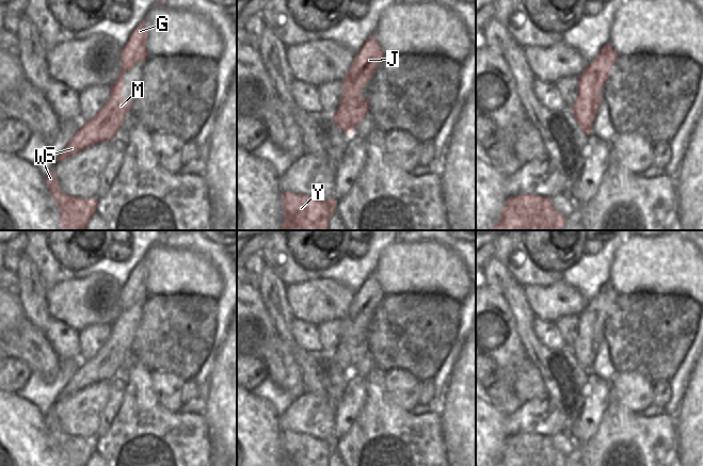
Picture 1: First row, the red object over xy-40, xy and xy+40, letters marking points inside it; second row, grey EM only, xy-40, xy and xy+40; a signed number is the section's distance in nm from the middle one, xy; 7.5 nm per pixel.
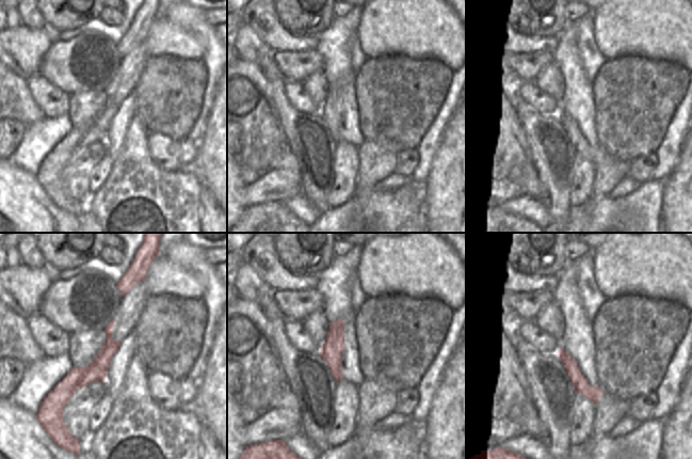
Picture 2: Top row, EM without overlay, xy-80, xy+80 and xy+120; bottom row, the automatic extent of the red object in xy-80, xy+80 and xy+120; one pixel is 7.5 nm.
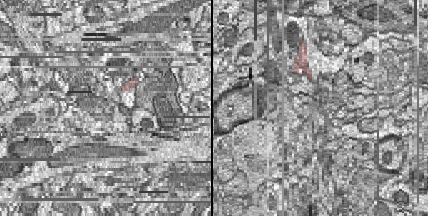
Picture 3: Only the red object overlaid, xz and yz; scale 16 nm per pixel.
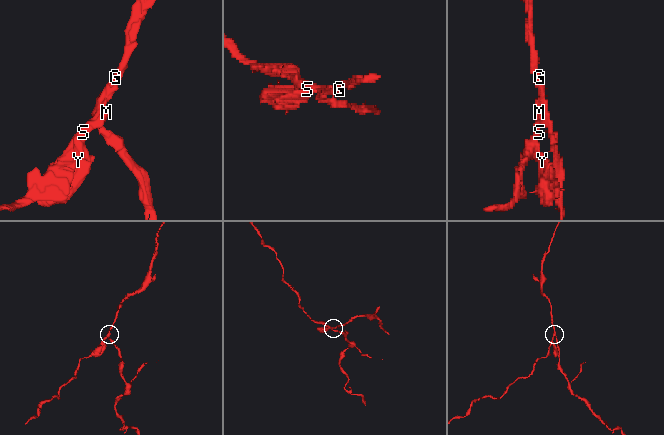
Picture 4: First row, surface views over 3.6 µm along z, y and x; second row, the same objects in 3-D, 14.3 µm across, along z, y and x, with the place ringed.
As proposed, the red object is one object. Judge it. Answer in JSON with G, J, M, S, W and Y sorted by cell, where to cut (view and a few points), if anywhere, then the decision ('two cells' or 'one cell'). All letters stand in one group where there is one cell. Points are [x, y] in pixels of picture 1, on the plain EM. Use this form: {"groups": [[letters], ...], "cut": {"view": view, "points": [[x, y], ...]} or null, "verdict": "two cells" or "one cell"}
{"groups": [["G", "J"], ["M", "S", "W", "Y"]], "cut": {"view": "xy", "points": [[371, 308], [358, 311], [354, 334], [337, 351]]}, "verdict": "two cells"}

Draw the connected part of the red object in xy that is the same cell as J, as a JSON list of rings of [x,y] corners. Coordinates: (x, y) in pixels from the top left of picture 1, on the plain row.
[[[372,273],[356,292],[348,312],[341,320],[343,323],[343,330],[341,332],[341,338],[337,351],[341,349],[349,337],[354,336],[354,319],[358,311],[362,308],[372,309],[374,311],[385,295],[386,294],[384,293],[380,283]]]

